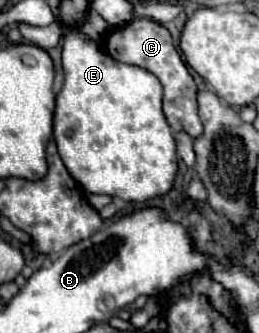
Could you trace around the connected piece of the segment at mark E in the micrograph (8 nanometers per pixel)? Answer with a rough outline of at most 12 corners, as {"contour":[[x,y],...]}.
{"contour":[[66,34],[54,138],[92,194],[146,202],[178,158],[162,84]]}

